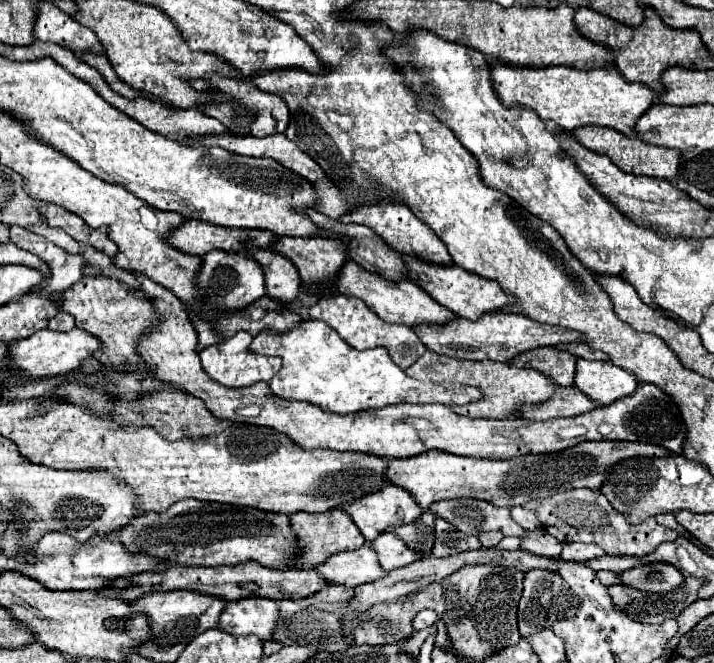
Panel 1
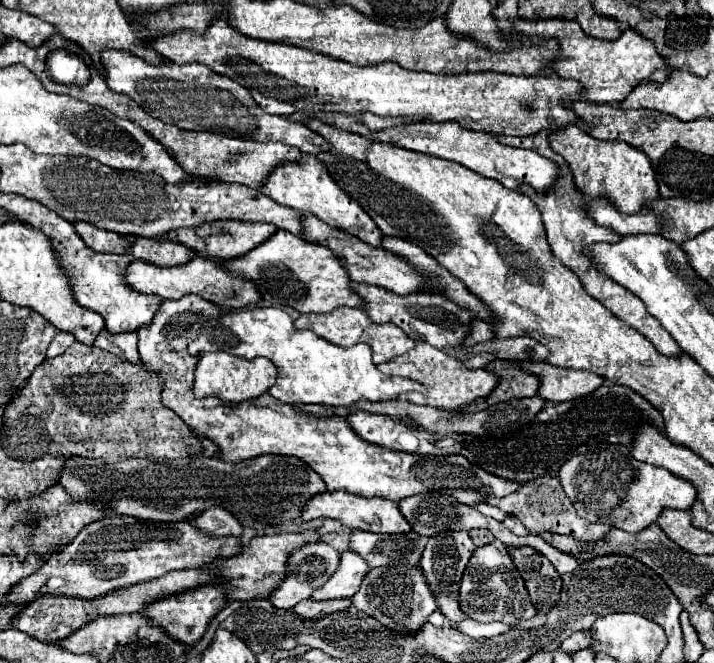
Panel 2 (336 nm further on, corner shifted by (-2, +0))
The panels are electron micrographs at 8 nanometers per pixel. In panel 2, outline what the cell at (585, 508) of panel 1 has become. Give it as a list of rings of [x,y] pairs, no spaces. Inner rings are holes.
[[[543,477],[543,479],[535,479],[529,483],[525,483],[519,491],[507,495],[507,497],[491,497],[487,499],[487,503],[503,509],[507,515],[515,515],[521,519],[521,523],[531,529],[533,533],[543,533],[543,531],[551,531],[551,533],[559,533],[559,535],[569,535],[581,541],[597,541],[597,539],[605,539],[607,533],[611,531],[611,525],[599,525],[599,523],[591,523],[585,517],[579,517],[575,507],[571,505],[571,499],[563,493],[563,487],[559,483],[557,477]]]

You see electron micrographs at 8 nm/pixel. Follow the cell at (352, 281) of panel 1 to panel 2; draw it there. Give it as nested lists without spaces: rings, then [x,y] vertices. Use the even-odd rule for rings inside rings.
[[[287,231],[275,233],[263,245],[259,245],[257,249],[253,249],[243,257],[229,259],[225,267],[231,273],[251,279],[259,287],[263,299],[273,307],[289,305],[299,313],[311,313],[311,311],[329,313],[341,305],[347,305],[347,307],[365,305],[363,297],[359,297],[359,293],[353,293],[351,277],[343,267],[341,259],[333,255],[333,251],[329,251],[323,245],[309,243]]]

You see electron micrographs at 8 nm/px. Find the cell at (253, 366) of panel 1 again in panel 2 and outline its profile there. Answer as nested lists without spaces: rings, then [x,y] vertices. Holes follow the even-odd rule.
[[[215,351],[215,353],[203,353],[203,357],[199,357],[193,389],[195,389],[195,397],[217,395],[219,399],[223,399],[227,403],[239,403],[239,401],[247,401],[247,399],[259,397],[265,391],[269,391],[275,385],[275,377],[277,377],[277,369],[265,357],[247,361],[247,359],[229,355],[229,353]]]

